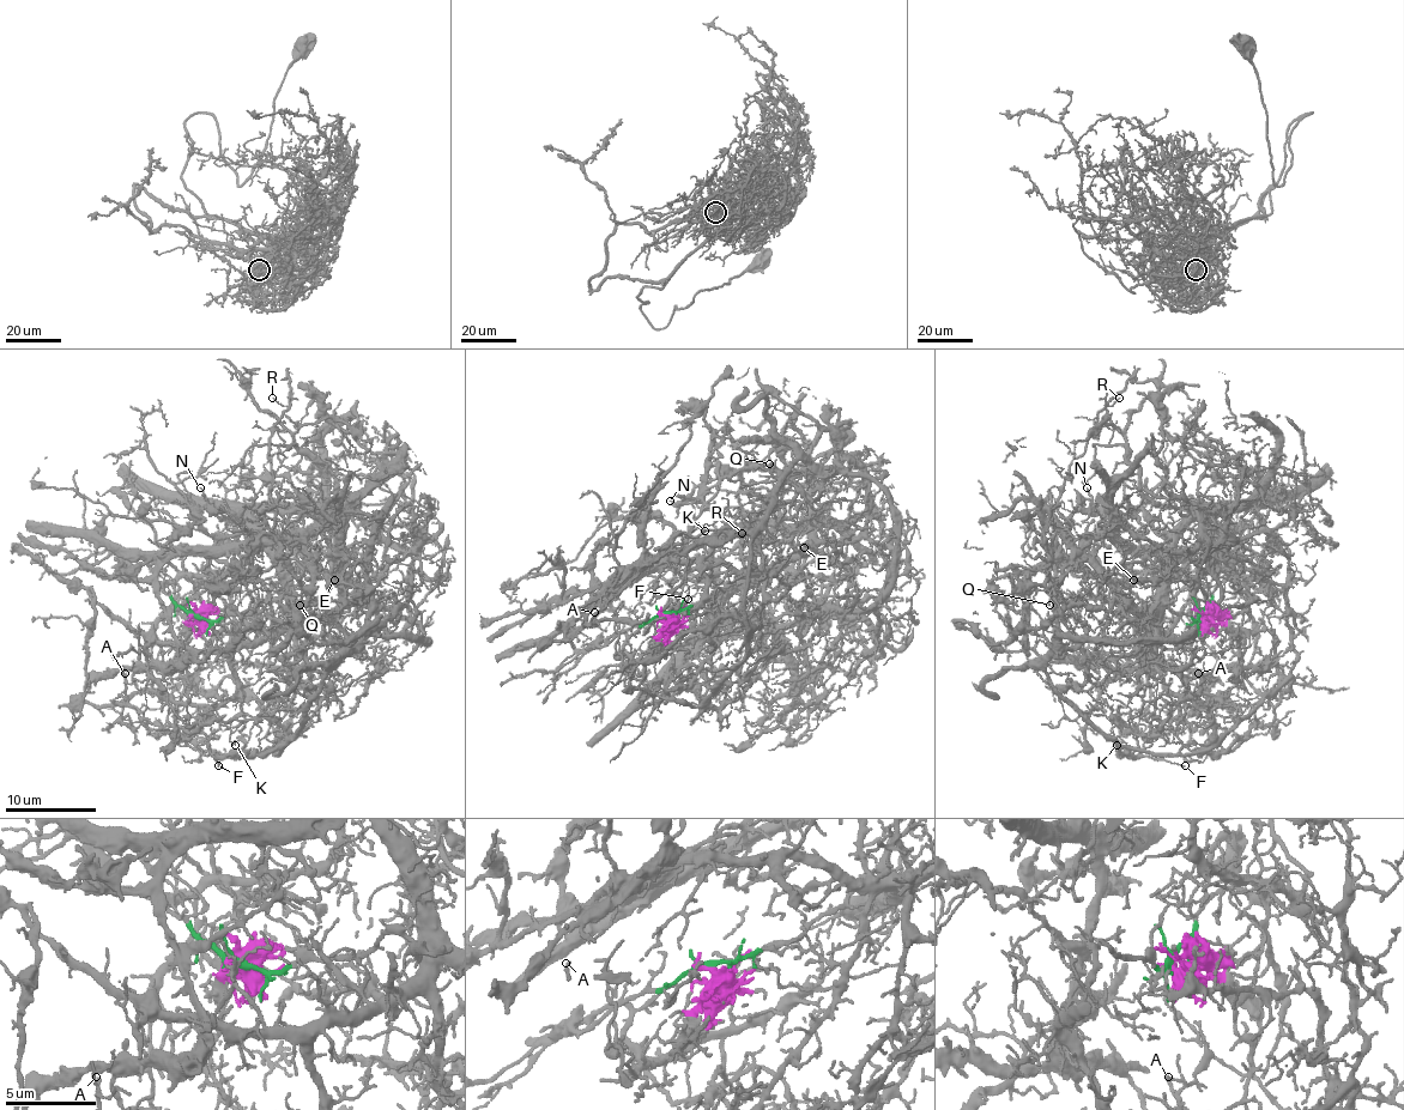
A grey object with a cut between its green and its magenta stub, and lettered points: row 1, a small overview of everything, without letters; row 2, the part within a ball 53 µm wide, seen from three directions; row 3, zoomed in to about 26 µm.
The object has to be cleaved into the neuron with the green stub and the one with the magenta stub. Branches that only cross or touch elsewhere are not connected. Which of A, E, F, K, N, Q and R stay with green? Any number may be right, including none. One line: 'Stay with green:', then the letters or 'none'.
Stay with green: F, K, N, Q, R

